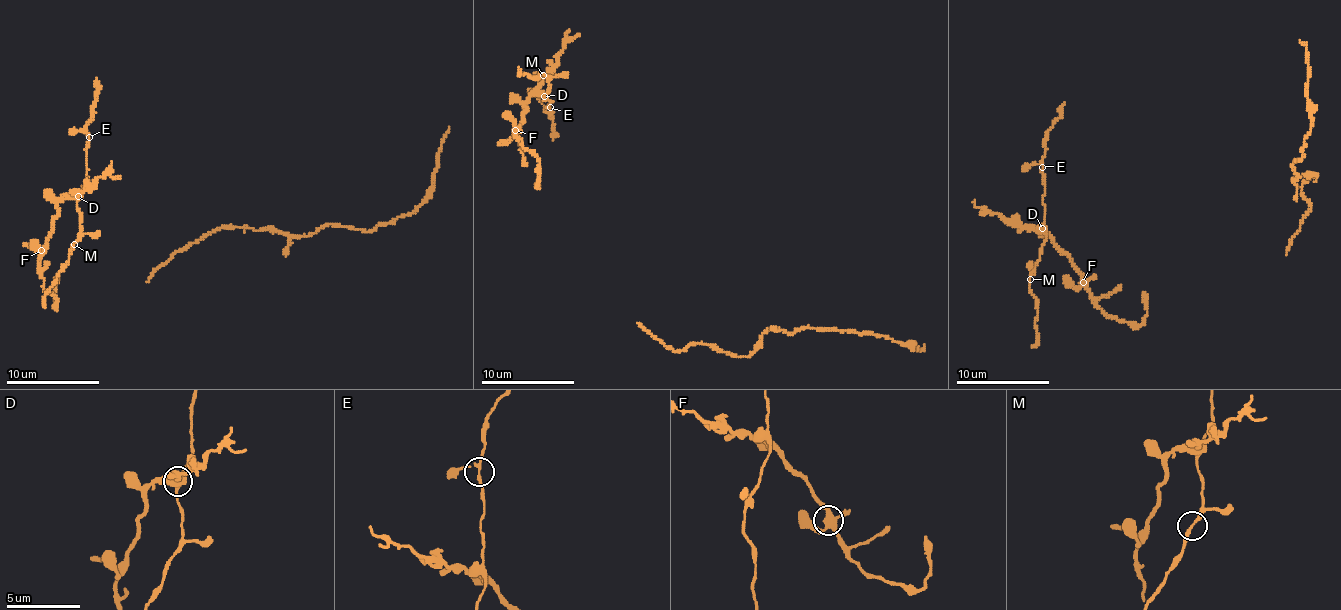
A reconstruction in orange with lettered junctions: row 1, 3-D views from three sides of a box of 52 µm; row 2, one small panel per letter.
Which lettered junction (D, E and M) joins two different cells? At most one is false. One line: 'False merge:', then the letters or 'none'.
False merge: D

